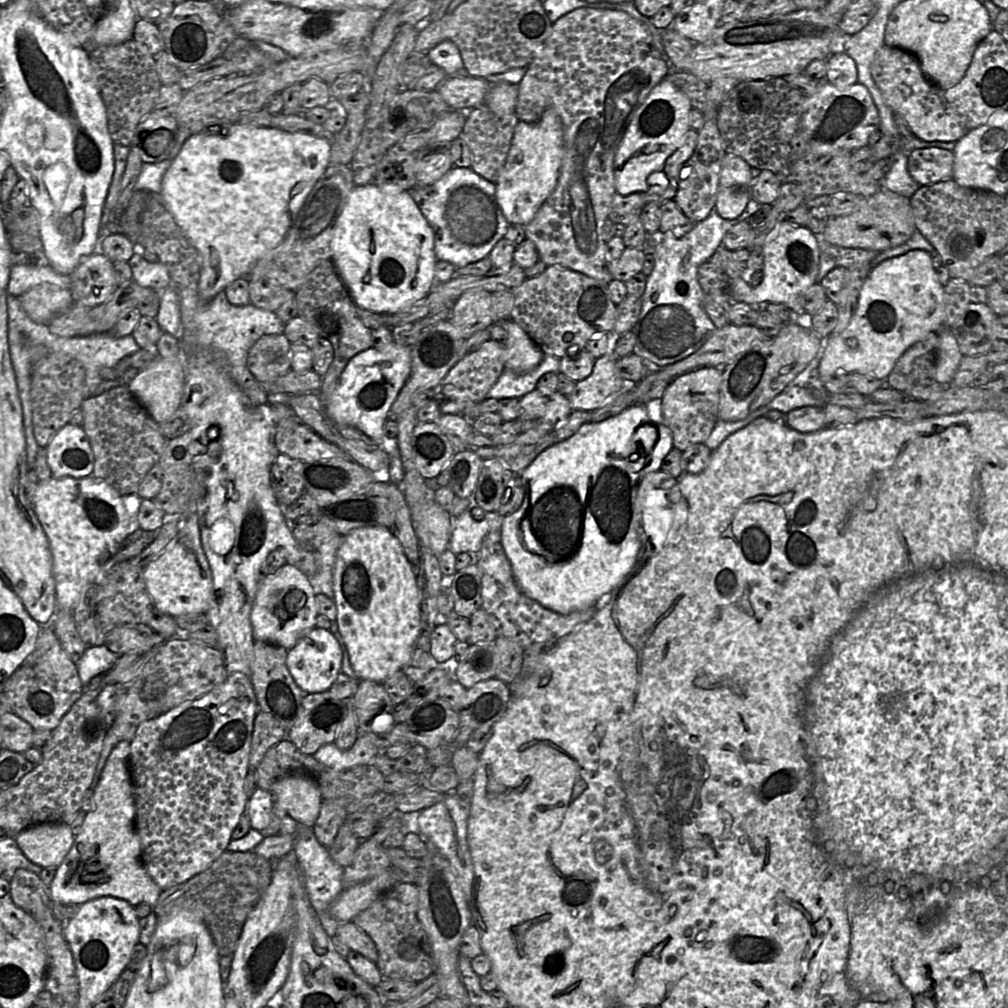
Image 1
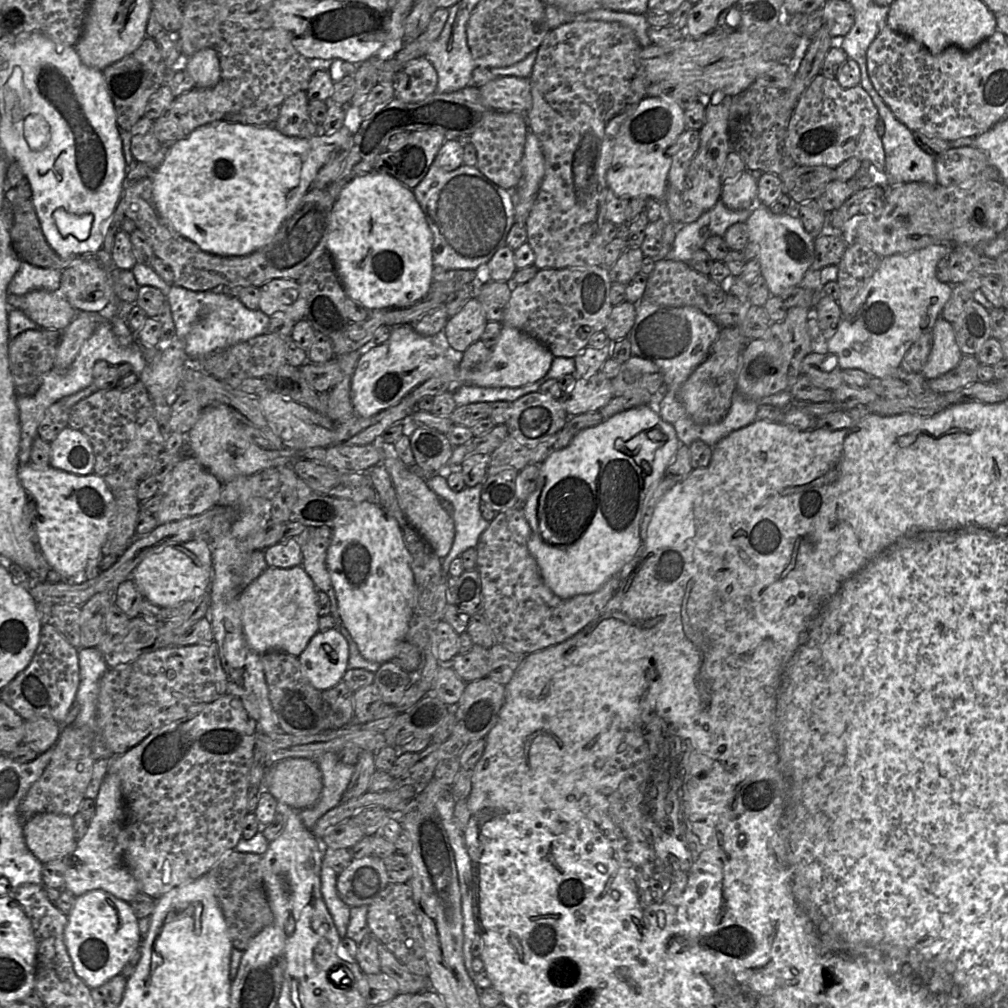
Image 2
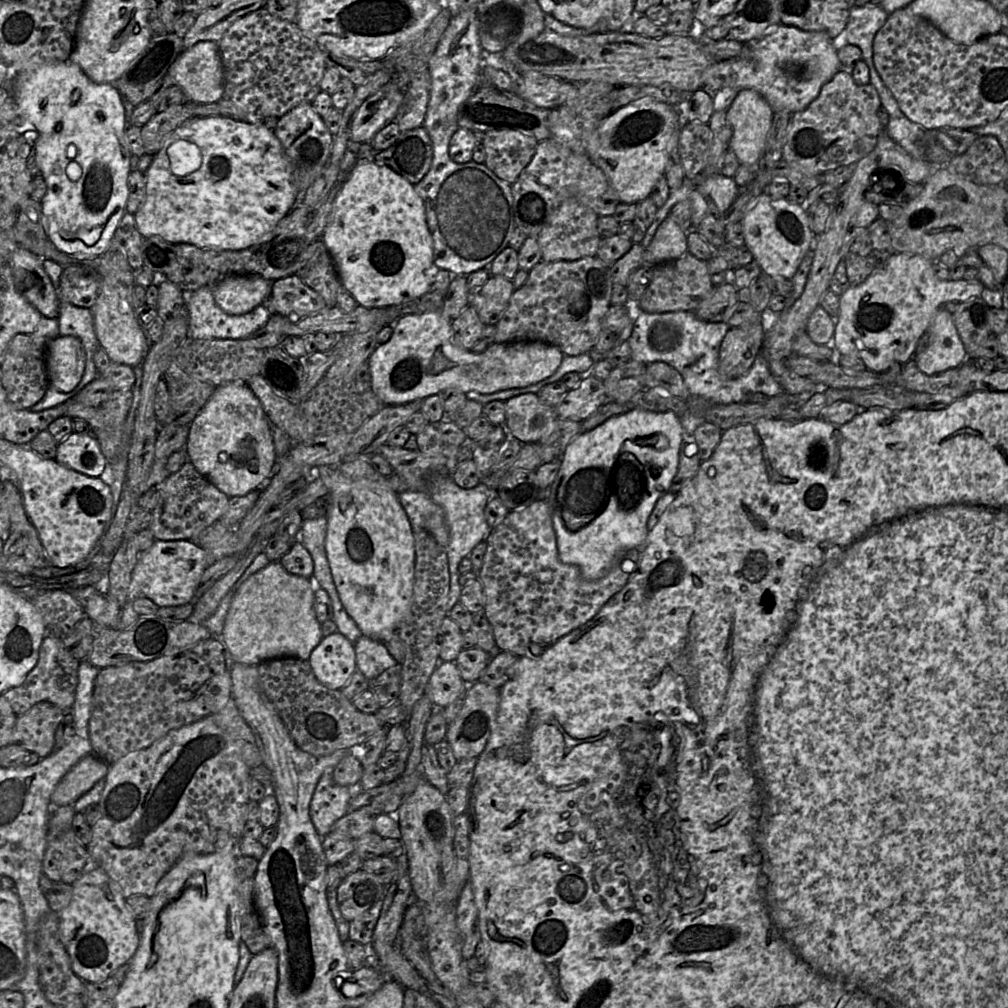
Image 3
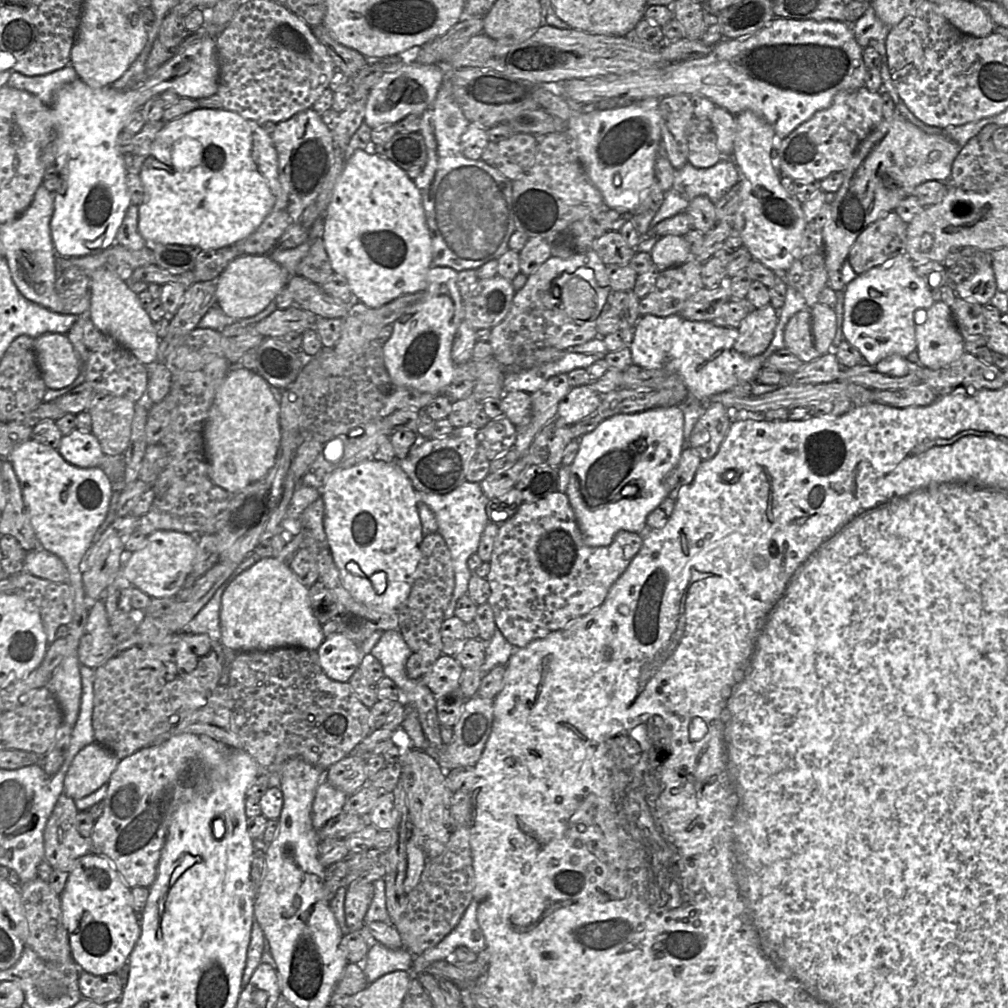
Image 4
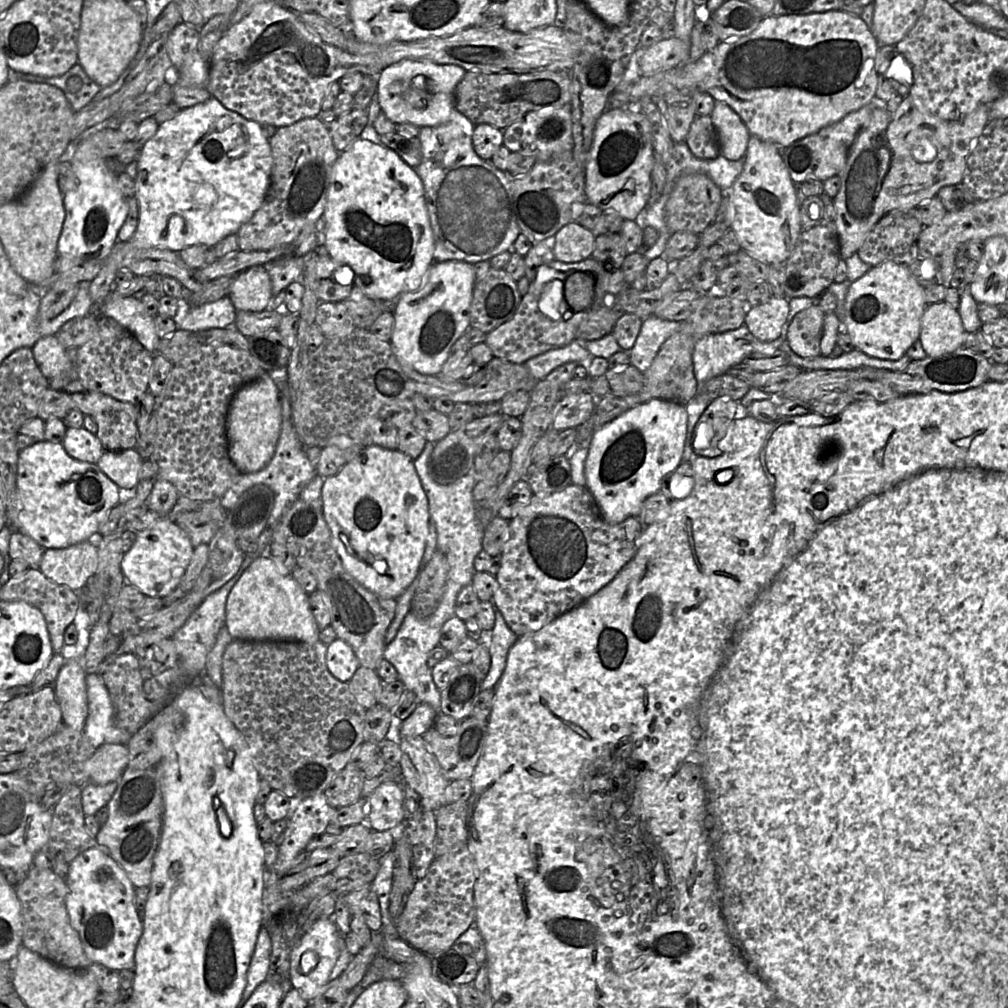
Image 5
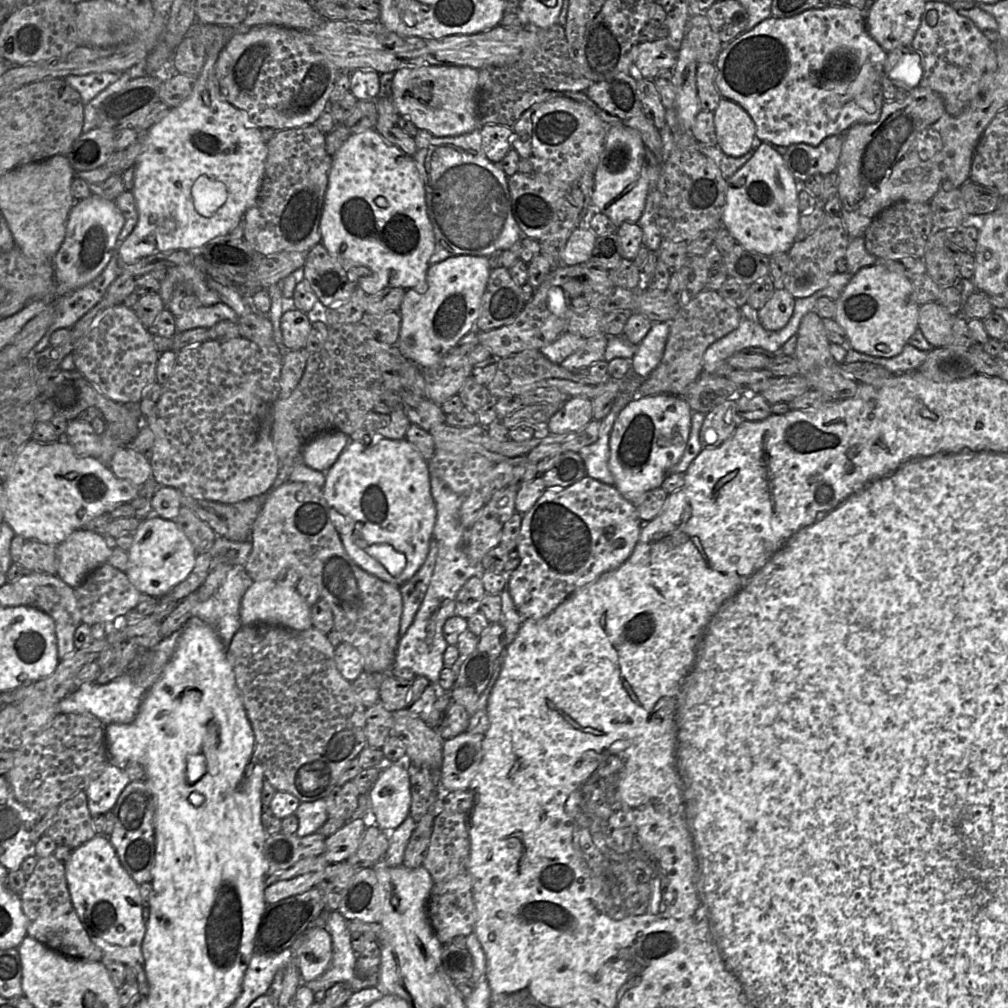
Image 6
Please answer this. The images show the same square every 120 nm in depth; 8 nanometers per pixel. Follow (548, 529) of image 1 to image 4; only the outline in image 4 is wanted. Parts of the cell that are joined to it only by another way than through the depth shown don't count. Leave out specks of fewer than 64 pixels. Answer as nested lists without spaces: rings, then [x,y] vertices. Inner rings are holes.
[[[679,406],[658,407],[634,414],[617,414],[579,439],[579,451],[570,465],[566,494],[588,546],[608,546],[621,530],[644,533],[646,519],[667,497],[666,476],[675,469],[684,449],[684,413]]]

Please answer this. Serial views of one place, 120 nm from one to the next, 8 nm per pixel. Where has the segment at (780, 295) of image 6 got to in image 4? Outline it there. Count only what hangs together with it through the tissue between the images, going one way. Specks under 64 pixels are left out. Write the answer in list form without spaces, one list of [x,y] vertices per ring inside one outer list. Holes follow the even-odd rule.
[[[770,304],[752,308],[738,327],[734,349],[748,357],[762,354],[773,339],[778,311]]]

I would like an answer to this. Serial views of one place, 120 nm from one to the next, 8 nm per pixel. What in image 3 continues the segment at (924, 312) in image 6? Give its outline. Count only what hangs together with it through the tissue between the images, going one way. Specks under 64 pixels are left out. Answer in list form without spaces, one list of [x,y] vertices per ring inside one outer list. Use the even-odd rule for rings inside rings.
[[[940,308],[928,327],[928,343],[918,350],[913,359],[926,375],[940,374],[958,368],[967,360],[967,351],[958,334],[953,315]]]

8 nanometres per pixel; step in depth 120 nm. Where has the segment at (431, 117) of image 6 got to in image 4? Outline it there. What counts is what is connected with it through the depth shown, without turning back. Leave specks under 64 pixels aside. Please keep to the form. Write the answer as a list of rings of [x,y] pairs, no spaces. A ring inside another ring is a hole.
[[[412,61],[399,69],[386,72],[370,90],[365,107],[364,123],[372,130],[382,125],[394,125],[410,114],[422,115],[433,103],[443,80],[442,64],[424,65]]]

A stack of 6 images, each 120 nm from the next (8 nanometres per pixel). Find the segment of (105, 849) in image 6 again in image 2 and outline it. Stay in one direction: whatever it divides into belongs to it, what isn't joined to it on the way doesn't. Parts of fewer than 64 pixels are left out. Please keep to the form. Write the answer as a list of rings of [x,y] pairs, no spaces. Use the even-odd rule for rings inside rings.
[[[101,889],[87,891],[75,898],[75,904],[67,917],[64,942],[75,974],[90,988],[96,988],[121,973],[122,968],[140,948],[138,919],[130,904]]]

